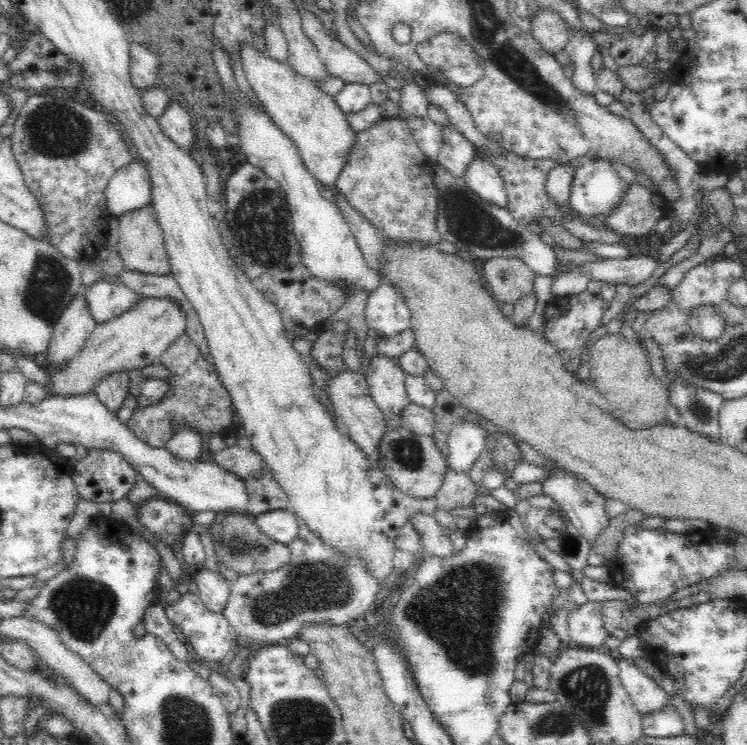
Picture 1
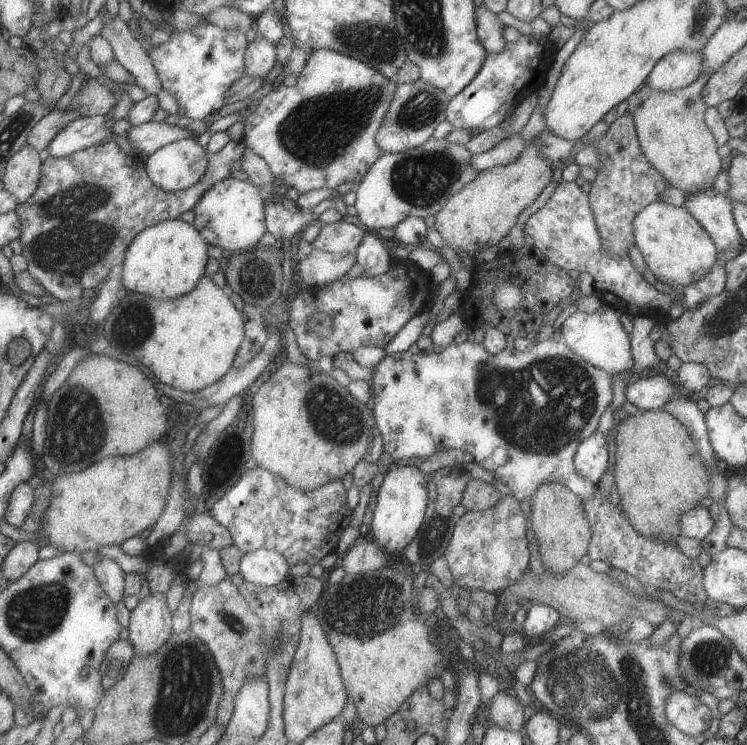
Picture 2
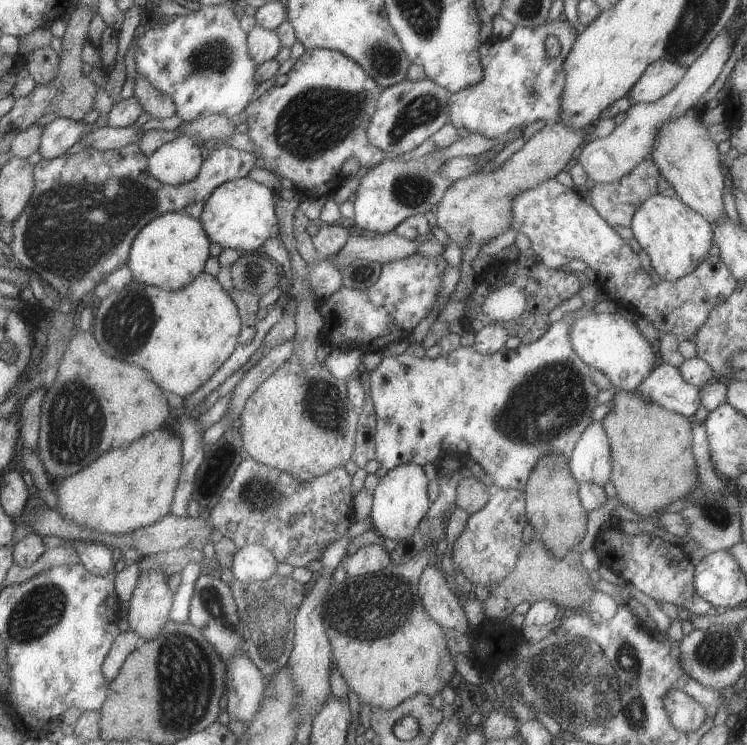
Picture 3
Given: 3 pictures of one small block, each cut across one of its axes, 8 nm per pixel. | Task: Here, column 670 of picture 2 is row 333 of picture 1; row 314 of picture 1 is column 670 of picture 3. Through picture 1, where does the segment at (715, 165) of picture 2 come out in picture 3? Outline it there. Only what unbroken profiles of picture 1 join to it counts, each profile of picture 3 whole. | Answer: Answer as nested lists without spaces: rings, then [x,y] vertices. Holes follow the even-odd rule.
[[[695,107],[683,112],[671,122],[663,122],[657,130],[655,144],[650,158],[658,169],[659,175],[669,182],[676,197],[710,225],[727,218],[723,207],[725,167],[719,158],[717,145],[709,138],[702,121],[702,111]]]

